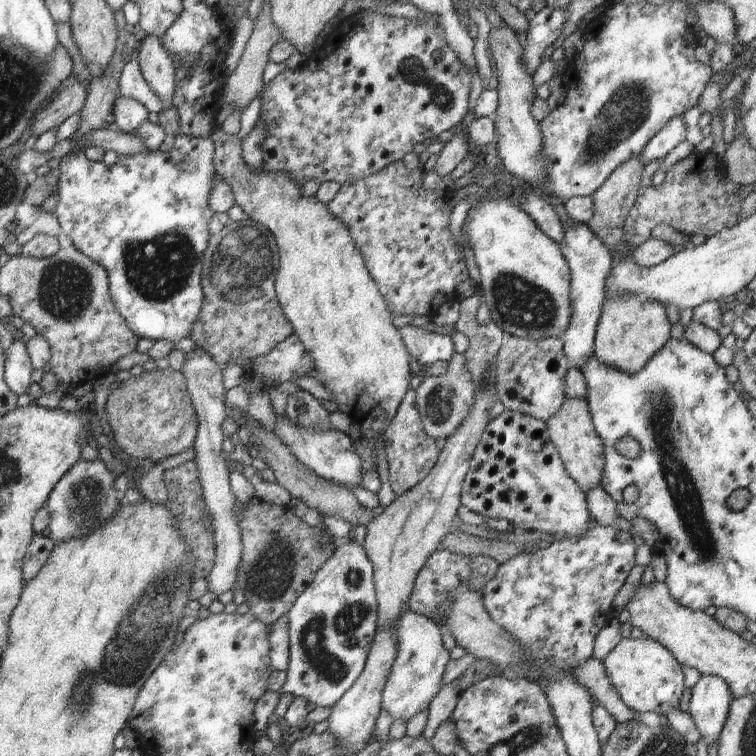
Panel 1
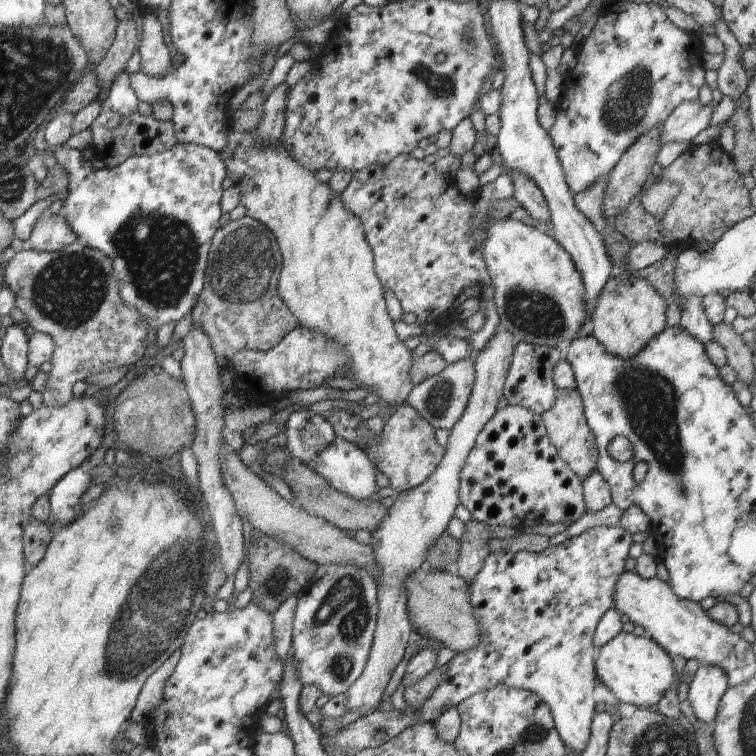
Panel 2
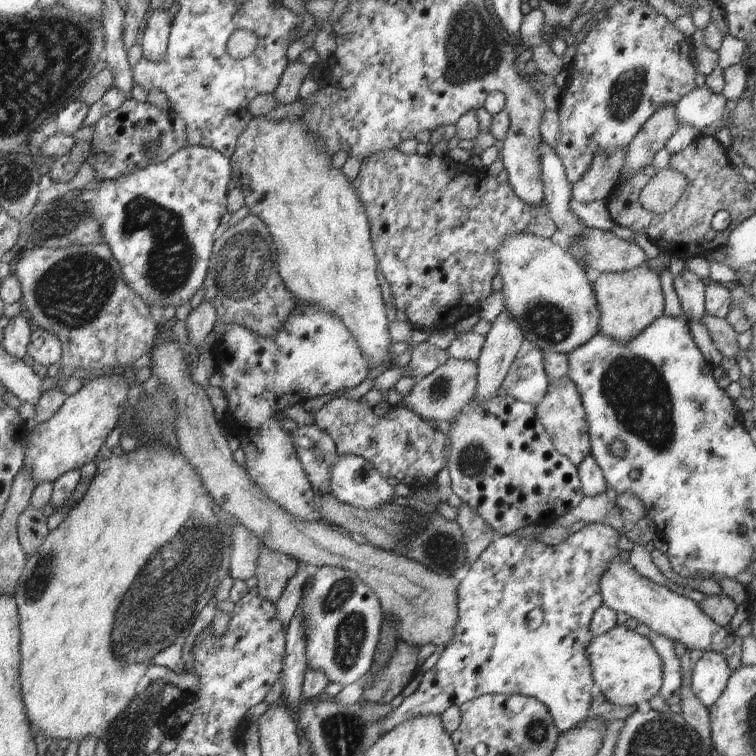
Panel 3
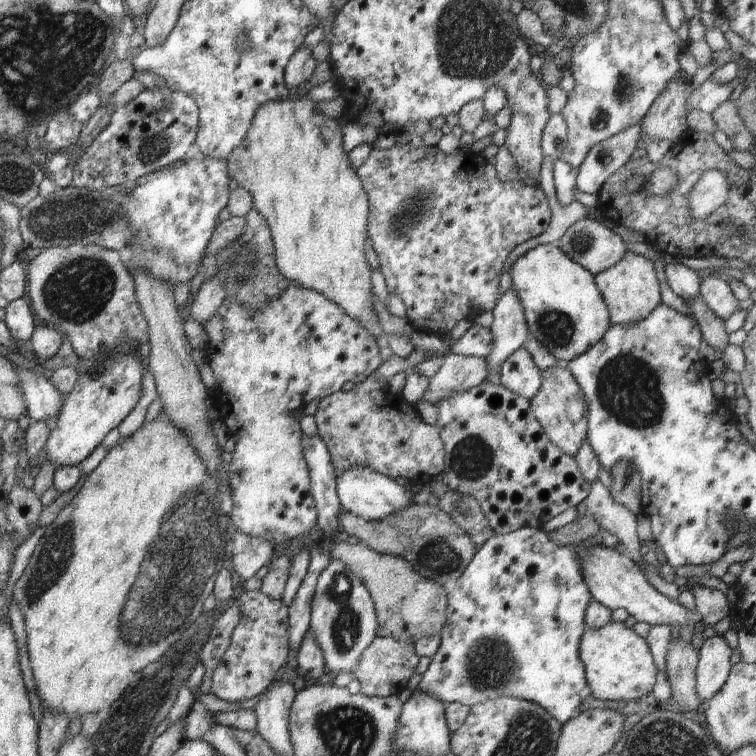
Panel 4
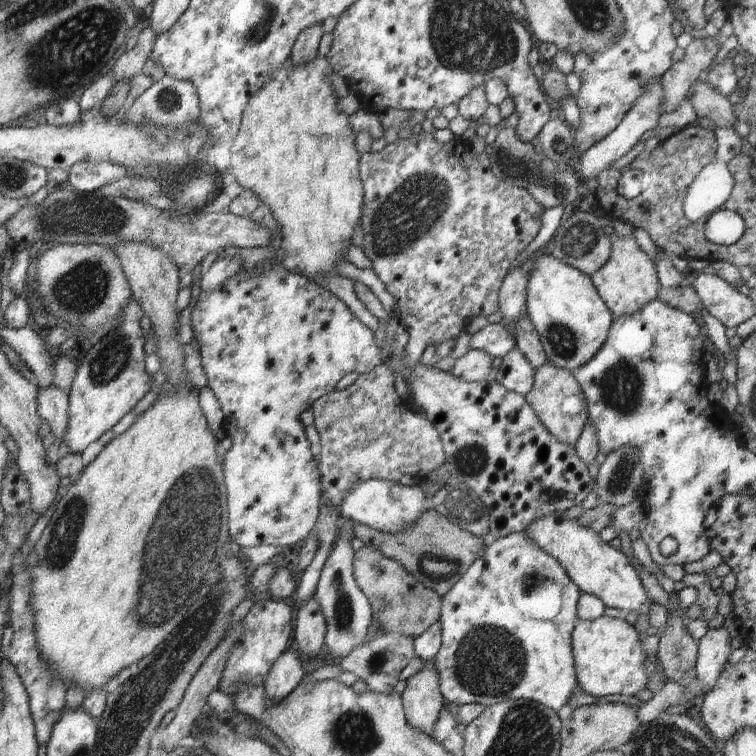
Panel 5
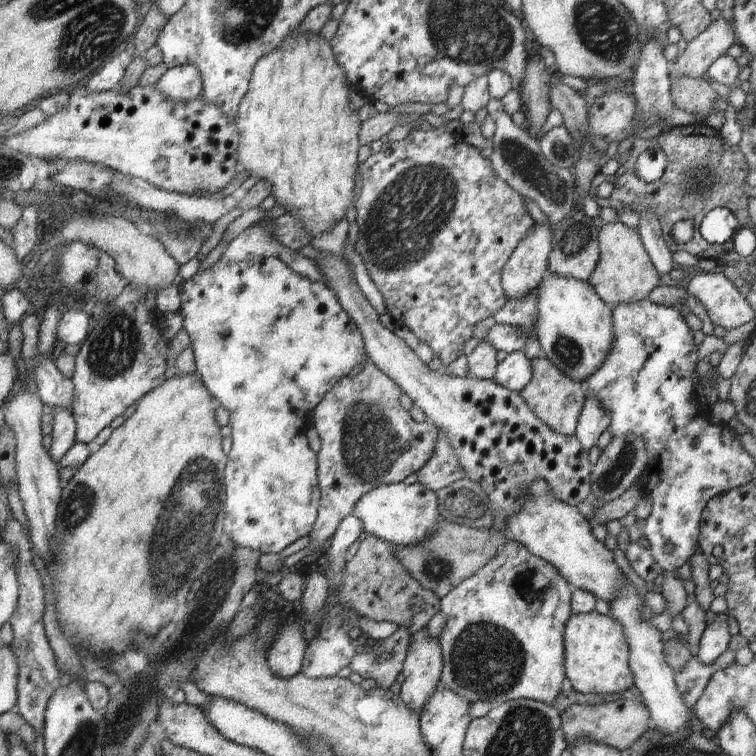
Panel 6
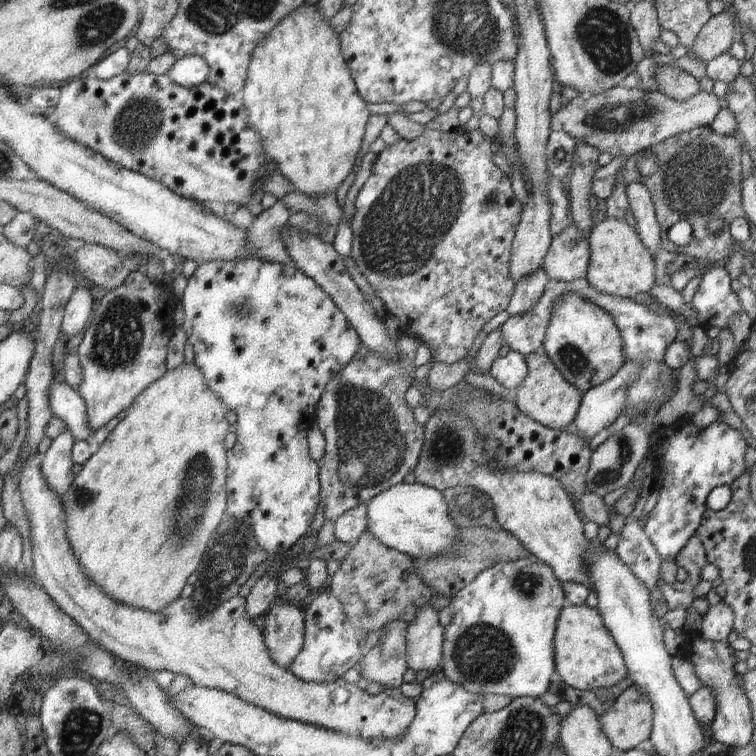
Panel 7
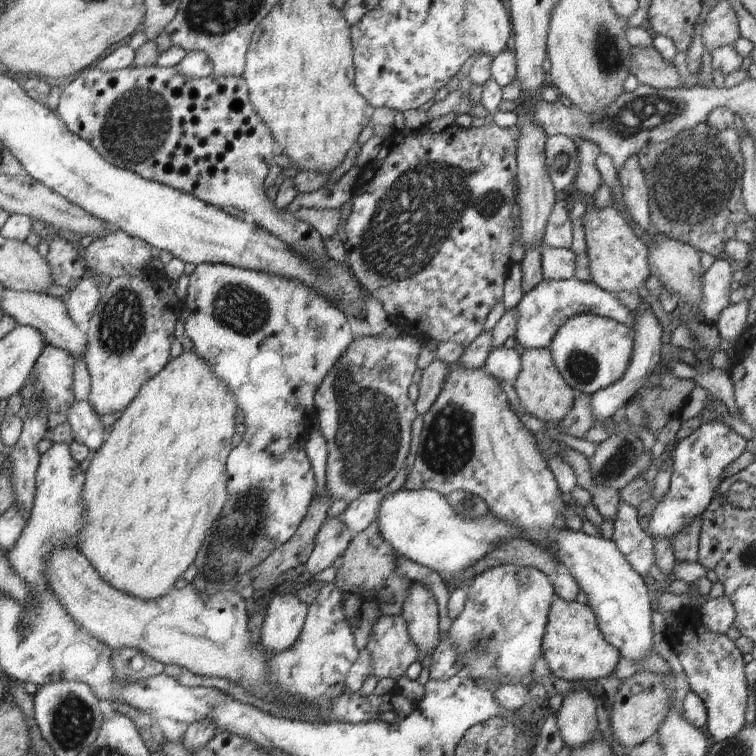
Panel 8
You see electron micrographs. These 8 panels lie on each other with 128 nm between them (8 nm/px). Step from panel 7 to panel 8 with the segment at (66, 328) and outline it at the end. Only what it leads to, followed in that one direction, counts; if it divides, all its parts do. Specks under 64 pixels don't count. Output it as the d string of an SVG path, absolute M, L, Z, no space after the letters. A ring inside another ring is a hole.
M96 276L82 277L65 297L70 318L83 329L88 326L94 309L98 306L102 293L100 282Z

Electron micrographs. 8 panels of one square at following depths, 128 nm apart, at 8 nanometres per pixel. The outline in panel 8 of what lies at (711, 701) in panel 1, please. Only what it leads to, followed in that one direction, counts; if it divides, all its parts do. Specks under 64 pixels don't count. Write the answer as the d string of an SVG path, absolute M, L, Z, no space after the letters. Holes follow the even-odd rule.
M726 595L715 599L710 598L699 607L699 611L701 622L708 630L715 633L726 634L736 616L734 605Z

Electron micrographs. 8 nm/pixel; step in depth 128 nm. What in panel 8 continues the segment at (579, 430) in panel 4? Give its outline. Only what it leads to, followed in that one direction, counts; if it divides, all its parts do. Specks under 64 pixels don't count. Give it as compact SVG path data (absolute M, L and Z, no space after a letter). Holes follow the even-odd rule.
M526 349L521 355L521 369L515 378L514 386L520 404L526 413L542 422L561 421L573 407L575 393L561 377L554 364L550 349Z

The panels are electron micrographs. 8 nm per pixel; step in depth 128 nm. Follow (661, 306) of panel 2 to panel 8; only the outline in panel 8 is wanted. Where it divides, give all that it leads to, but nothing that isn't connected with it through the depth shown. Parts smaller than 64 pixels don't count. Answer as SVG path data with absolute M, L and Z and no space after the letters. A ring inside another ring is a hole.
M614 206L589 207L581 217L587 244L587 261L594 284L609 293L638 292L650 276L645 242L636 237L627 217Z

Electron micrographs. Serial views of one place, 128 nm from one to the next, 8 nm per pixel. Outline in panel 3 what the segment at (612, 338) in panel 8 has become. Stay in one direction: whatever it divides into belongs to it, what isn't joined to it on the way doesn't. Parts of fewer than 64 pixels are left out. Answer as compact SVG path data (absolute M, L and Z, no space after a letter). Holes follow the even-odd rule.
M528 232L510 234L496 248L496 260L497 274L503 280L503 311L516 320L524 338L542 353L568 355L599 333L600 312L585 267L551 238Z

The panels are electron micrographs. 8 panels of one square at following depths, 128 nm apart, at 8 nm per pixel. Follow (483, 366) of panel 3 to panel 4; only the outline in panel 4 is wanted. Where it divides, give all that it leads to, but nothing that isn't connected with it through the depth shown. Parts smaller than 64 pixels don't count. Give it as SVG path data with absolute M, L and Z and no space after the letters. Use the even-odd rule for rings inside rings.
M512 287L508 292L504 292L502 298L497 300L494 310L491 310L490 313L492 314L491 327L489 328L490 334L492 334L492 350L486 356L486 372L488 374L491 370L500 372L502 364L508 360L508 356L522 347L522 344L529 337L528 326L526 326L526 319L524 318L524 308L522 308L520 298L516 296Z

